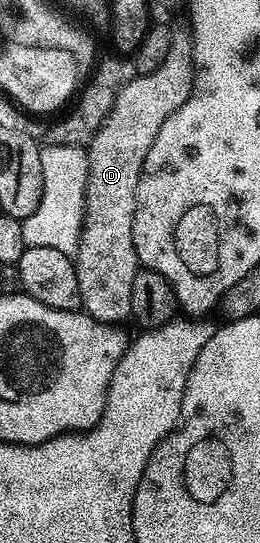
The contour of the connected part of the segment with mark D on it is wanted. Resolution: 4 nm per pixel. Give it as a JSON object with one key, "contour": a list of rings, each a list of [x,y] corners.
{"contour":[[[176,31],[169,42],[169,54],[165,54],[165,62],[161,62],[161,66],[157,66],[153,74],[136,75],[135,79],[129,81],[119,91],[105,122],[99,127],[90,144],[86,145],[87,184],[83,202],[83,228],[79,234],[79,248],[73,259],[77,270],[82,311],[95,320],[106,324],[119,324],[131,316],[133,278],[141,270],[133,246],[133,214],[137,206],[137,182],[143,173],[149,146],[153,146],[153,138],[157,138],[157,130],[165,126],[165,118],[169,118],[169,114],[185,106],[193,90],[194,81],[195,47],[191,44],[190,35],[186,31]]]}

